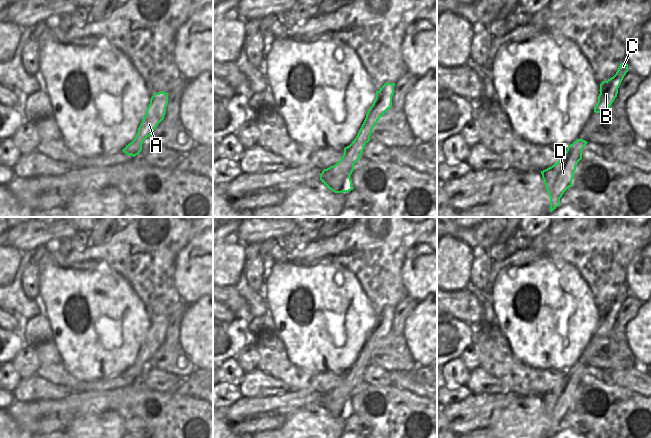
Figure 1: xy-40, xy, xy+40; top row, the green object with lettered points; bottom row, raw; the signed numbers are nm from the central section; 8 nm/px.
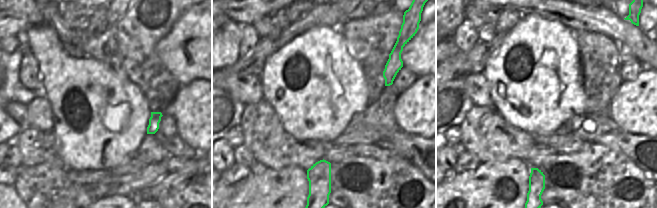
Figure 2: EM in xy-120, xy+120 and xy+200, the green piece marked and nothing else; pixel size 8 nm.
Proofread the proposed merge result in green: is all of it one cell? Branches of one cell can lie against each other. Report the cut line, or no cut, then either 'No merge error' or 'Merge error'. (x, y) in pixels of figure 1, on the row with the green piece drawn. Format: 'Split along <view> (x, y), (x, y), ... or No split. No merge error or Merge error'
No split. No merge error.

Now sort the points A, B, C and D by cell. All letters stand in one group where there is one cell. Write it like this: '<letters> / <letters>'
A B C D

